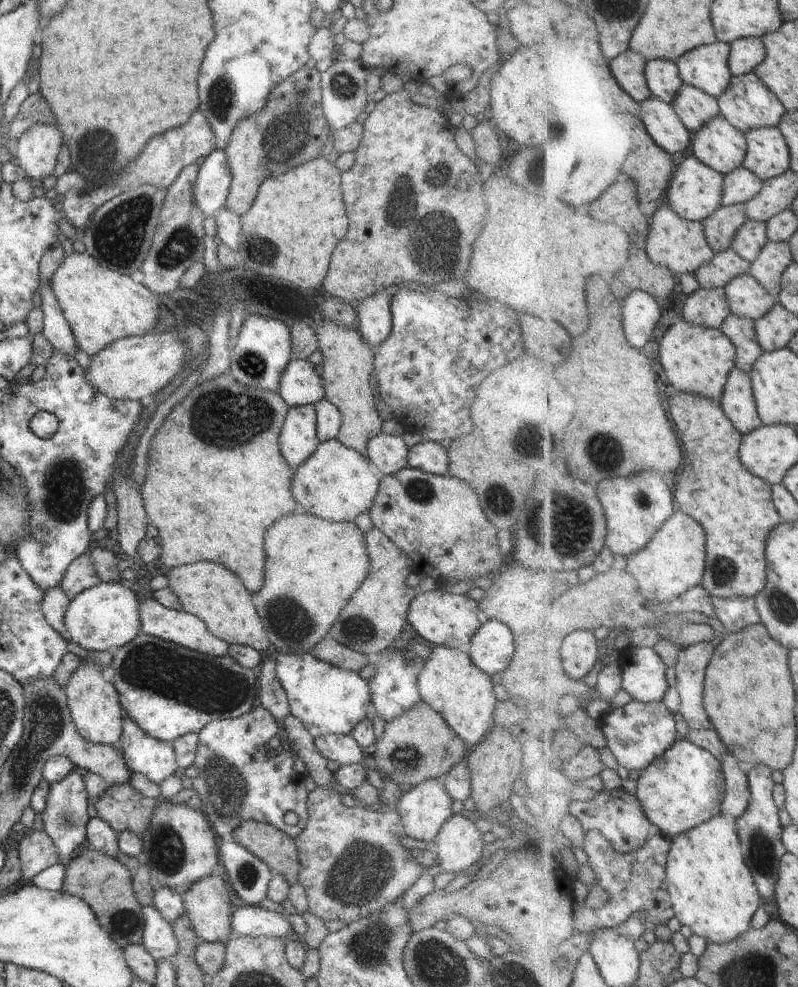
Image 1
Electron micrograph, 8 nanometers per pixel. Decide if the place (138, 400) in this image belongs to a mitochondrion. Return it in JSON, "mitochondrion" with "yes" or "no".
{"mitochondrion":"no"}

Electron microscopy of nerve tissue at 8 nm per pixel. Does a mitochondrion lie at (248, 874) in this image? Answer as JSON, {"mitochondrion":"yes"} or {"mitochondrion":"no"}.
{"mitochondrion":"yes"}

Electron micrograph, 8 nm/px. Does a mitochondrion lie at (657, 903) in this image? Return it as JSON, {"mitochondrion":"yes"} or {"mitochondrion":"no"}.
{"mitochondrion":"no"}

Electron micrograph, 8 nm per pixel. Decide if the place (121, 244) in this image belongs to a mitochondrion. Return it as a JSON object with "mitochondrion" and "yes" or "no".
{"mitochondrion":"yes"}

